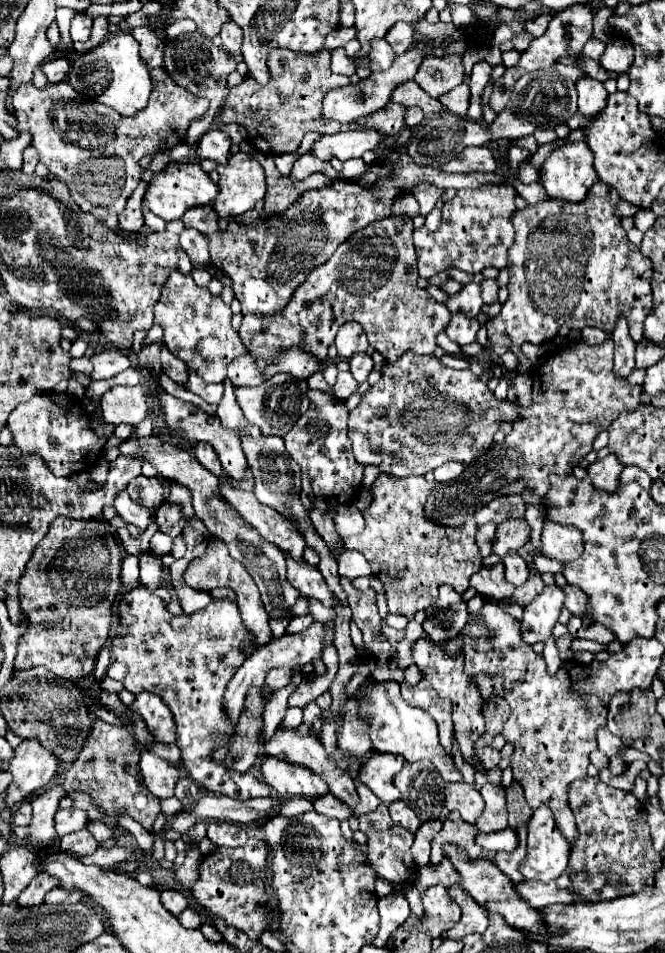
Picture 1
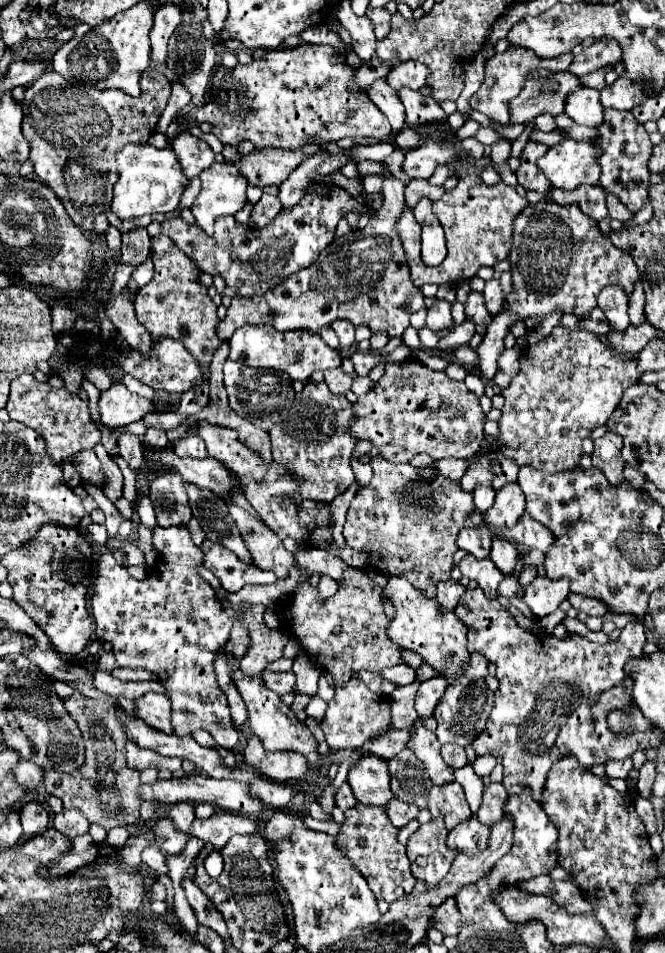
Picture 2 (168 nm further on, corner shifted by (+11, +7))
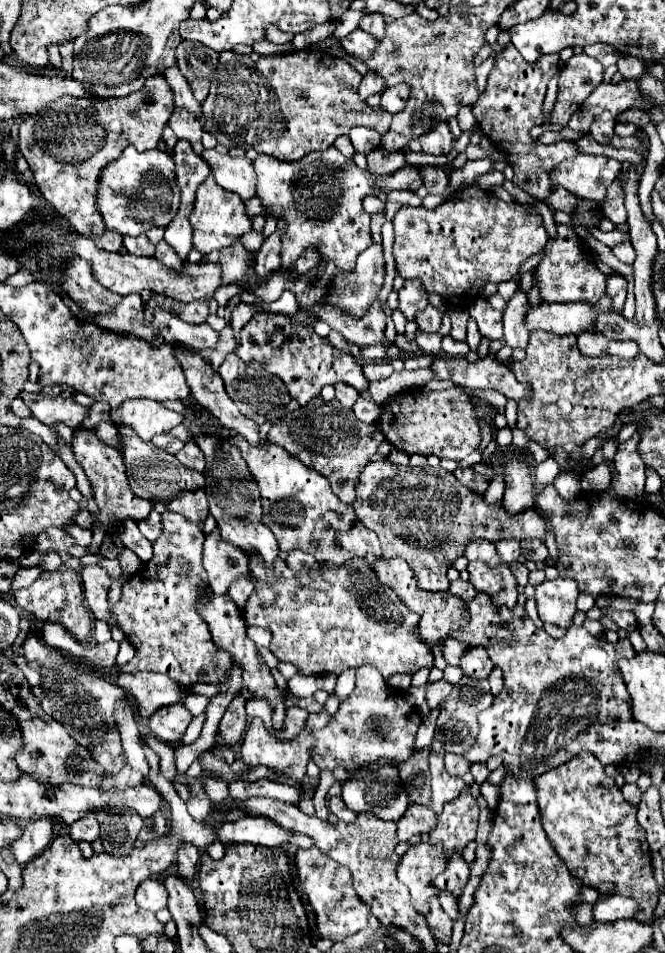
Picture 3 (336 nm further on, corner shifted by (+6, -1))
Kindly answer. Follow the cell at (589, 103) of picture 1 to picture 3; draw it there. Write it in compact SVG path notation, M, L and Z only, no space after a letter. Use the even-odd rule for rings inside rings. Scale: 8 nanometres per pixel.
M605 111L605 113L601 113L601 115L593 121L589 133L591 133L591 137L593 137L597 143L609 145L611 139L613 139L613 127L615 127L615 117L609 115L609 111Z

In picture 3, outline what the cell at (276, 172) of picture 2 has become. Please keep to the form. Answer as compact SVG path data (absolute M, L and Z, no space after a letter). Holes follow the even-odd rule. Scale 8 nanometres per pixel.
M205 149L201 157L209 163L213 179L231 193L237 193L241 199L251 199L255 195L257 175L253 171L253 161L243 157L221 155L215 149Z

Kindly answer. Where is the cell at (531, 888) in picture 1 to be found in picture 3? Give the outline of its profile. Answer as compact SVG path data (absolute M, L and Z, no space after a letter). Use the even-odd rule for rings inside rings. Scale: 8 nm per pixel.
M611 895L607 901L599 901L593 911L595 921L601 923L613 923L617 919L633 919L635 915L637 915L637 903L621 895Z

